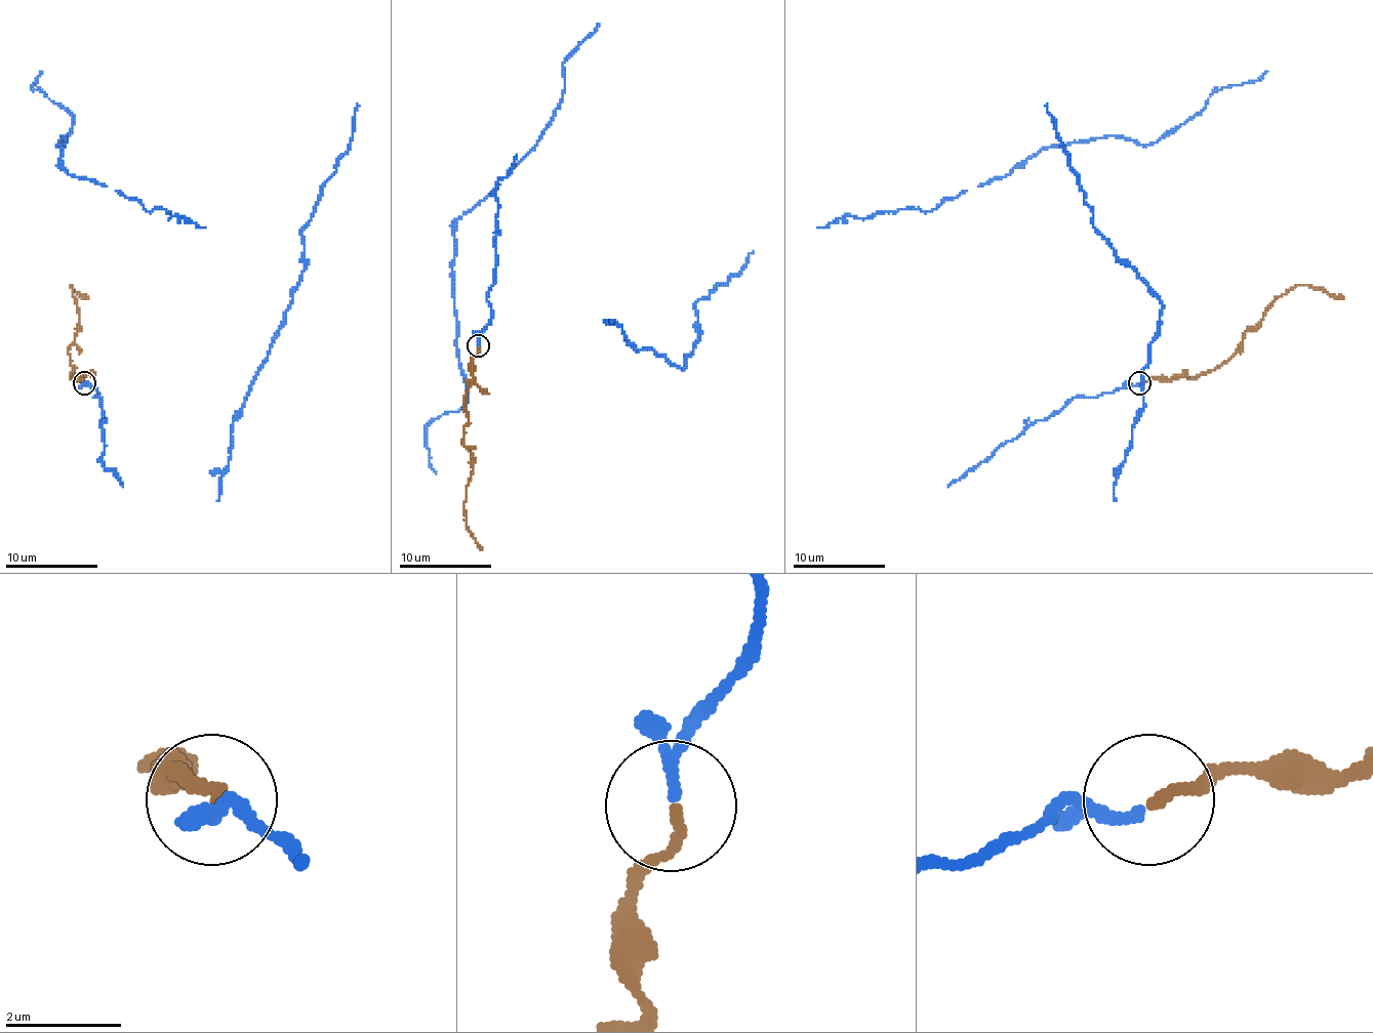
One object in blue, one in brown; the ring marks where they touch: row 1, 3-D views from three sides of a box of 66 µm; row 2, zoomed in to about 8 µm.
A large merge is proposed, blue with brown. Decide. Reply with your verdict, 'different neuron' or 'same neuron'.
same neuron

